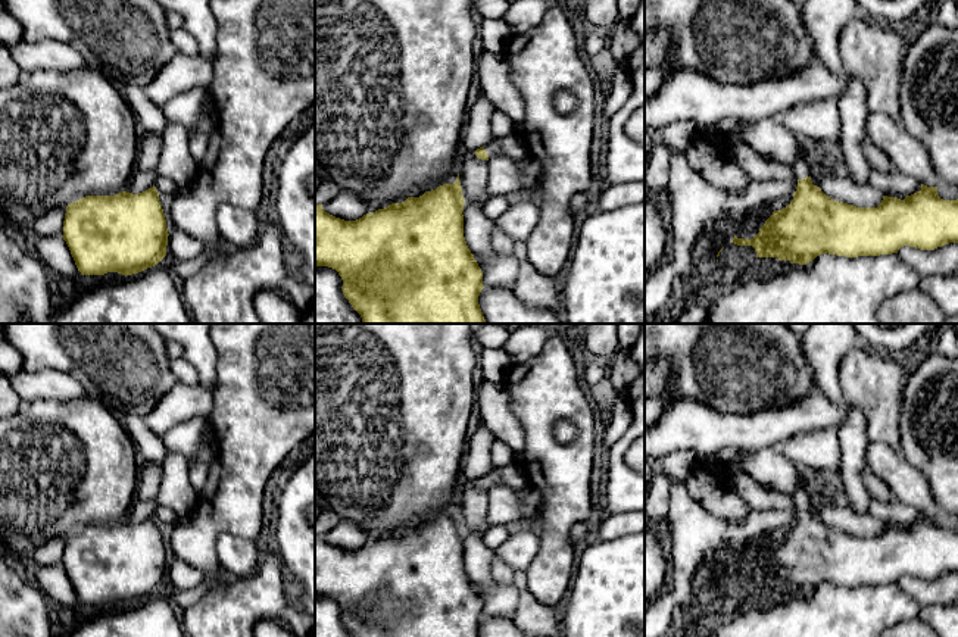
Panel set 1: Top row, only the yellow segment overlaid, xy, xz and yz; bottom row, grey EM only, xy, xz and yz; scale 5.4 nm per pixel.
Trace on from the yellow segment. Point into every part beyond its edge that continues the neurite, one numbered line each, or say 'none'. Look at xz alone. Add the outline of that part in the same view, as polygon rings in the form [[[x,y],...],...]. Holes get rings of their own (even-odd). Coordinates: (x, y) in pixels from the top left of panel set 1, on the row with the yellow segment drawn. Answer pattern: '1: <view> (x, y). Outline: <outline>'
1: xz (514, 146). Outline: [[[517,131],[515,134],[497,138],[496,143],[484,146],[489,159],[494,156],[496,153],[502,153],[508,157],[511,157],[514,162],[524,160],[527,157],[531,157],[528,144],[524,138],[524,135]]]

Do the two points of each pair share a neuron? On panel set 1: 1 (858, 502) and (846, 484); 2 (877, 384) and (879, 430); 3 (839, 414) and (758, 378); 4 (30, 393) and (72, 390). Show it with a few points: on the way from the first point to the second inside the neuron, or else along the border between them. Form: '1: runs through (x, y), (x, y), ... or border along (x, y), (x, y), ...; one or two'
1: runs through (858, 497), (851, 489); one
2: runs through (879, 396), (879, 418); one
3: border along (815, 390), (785, 406), (770, 409); two
4: runs through (40, 390), (62, 390); one

